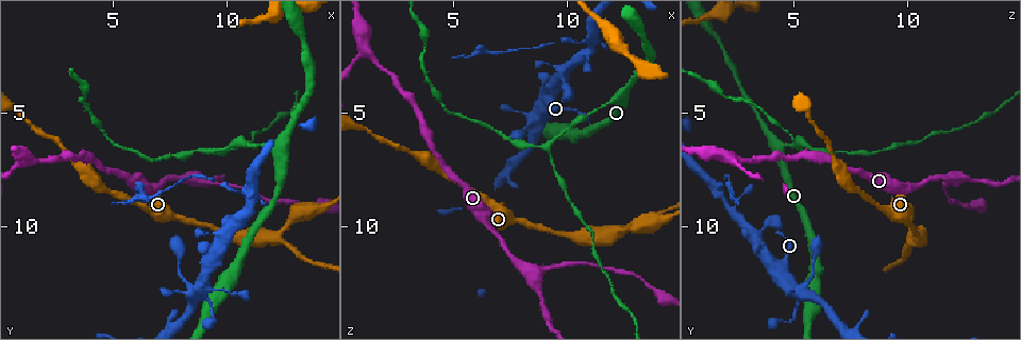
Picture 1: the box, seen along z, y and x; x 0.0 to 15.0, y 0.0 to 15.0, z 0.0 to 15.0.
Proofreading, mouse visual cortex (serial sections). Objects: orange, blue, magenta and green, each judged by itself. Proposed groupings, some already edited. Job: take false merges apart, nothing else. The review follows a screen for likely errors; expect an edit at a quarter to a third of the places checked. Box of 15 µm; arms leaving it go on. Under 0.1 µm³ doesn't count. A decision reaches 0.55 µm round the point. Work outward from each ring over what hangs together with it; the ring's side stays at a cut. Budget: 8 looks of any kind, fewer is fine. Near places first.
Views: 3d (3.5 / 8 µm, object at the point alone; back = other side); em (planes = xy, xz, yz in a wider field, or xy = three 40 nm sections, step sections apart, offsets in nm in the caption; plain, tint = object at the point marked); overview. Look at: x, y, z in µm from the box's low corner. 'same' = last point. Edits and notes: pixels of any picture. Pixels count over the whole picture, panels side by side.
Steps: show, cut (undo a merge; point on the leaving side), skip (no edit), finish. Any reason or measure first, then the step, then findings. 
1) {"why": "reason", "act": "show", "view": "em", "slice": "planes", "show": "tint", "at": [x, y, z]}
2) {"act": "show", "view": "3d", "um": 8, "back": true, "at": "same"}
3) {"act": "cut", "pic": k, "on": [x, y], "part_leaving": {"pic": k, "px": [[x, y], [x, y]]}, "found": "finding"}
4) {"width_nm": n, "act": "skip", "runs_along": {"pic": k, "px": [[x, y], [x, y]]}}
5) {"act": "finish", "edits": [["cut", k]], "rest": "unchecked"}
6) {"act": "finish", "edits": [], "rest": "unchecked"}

{"why": "narrows sharply", "act": "show", "view": "3d", "um": 3.5, "at": [9.0, 6.7, 6.4]}

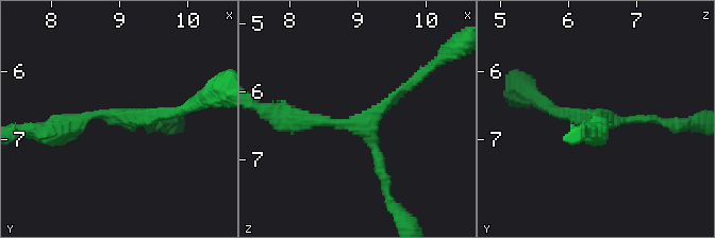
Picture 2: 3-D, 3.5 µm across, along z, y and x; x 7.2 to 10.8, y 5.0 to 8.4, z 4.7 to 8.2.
{"arms": 3, "arm_widths_nm": [150, 200, 250], "act": "show", "view": "em", "slice": "xy", "step": 3, "show": "tint", "at": [9.05, 6.70, 6.50]}

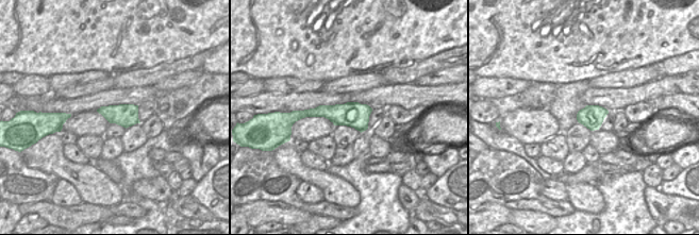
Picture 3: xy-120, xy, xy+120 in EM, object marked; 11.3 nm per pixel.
{"act": "skip", "runs_along": {"pic": 3, "px": [[368, 110], [362, 112], [303, 113]]}, "found": "continuous, no second cell"}

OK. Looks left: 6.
{"why": "a fork", "act": "show", "view": "3d", "um": 3.5, "at": [8.6, 7.9, 12.2]}

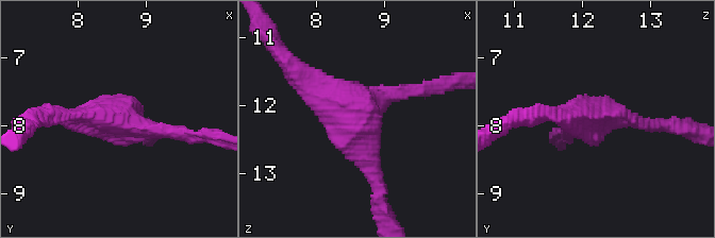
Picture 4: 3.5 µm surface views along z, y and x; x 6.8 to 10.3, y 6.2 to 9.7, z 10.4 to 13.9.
{"act": "show", "view": "em", "slice": "xy", "step": 2, "show": "tint", "at": [8.70, 7.85, 12.25]}

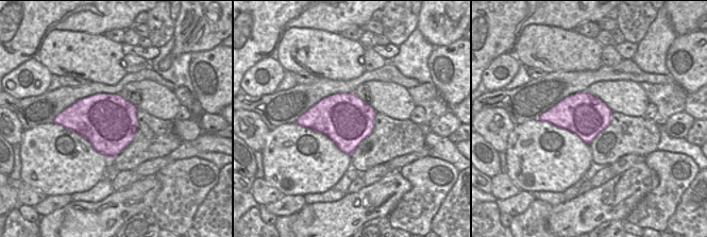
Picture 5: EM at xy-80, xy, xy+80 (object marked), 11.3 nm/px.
{"act": "skip", "found": "all the same cell"}

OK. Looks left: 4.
{"why": "a fork", "act": "show", "view": "3d", "um": 3.5, "at": [10.9, 8.7, 1.9]}

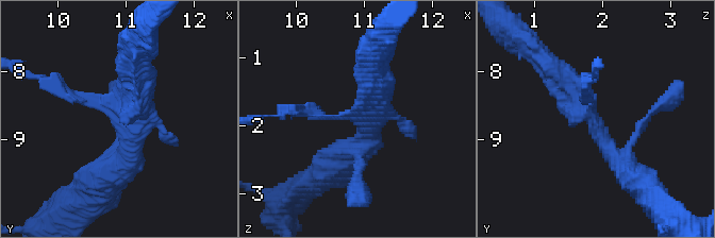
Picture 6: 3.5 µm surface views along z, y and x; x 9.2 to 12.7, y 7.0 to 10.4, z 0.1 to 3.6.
{"why": "shape alone is not enough", "act": "show", "view": "em", "slice": "xy", "step": 3, "show": "tint", "at": [10.95, 8.60, 1.85]}

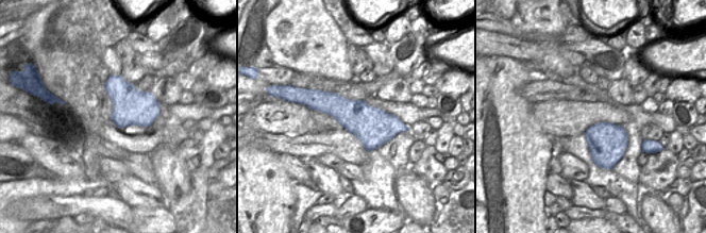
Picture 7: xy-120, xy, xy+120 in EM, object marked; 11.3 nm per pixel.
{"act": "cut", "pic": 6, "on": [53, 87], "part_leaving": {"pic": 6, "px": [[87, 100], [29, 77]]}, "found": "a second cell is stuck on"}

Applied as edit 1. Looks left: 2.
{"act": "finish", "edits": [["cut", 6]], "rest": "unchecked"}

